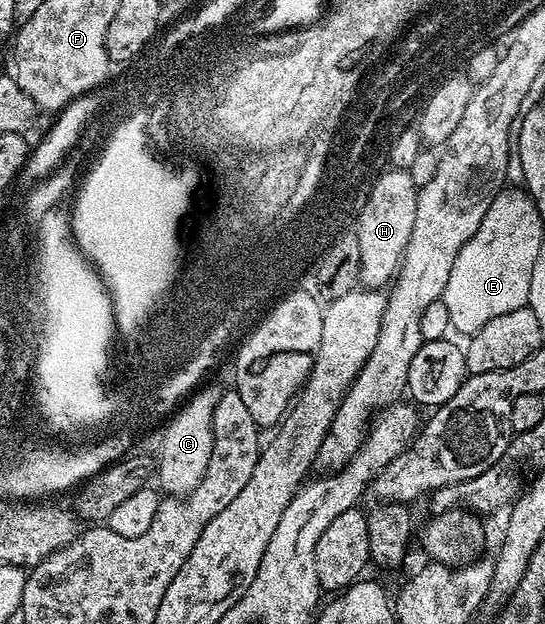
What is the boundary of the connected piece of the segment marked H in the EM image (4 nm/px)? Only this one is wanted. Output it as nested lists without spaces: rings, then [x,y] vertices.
[[[389,168],[384,171],[367,196],[367,204],[358,217],[360,285],[365,288],[385,288],[397,277],[401,259],[405,257],[411,228],[415,228],[418,183],[413,183],[408,169]]]

